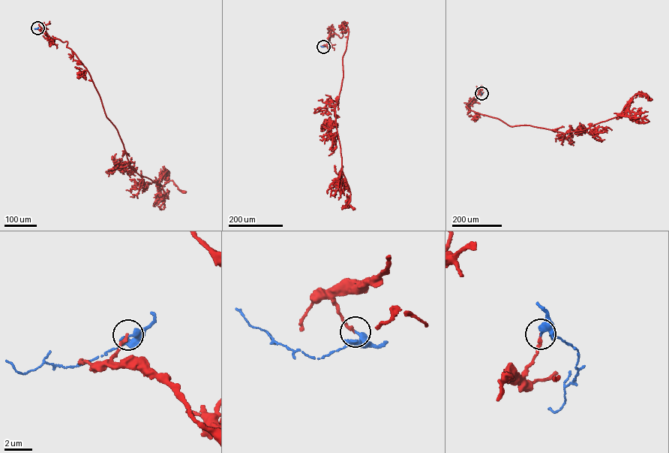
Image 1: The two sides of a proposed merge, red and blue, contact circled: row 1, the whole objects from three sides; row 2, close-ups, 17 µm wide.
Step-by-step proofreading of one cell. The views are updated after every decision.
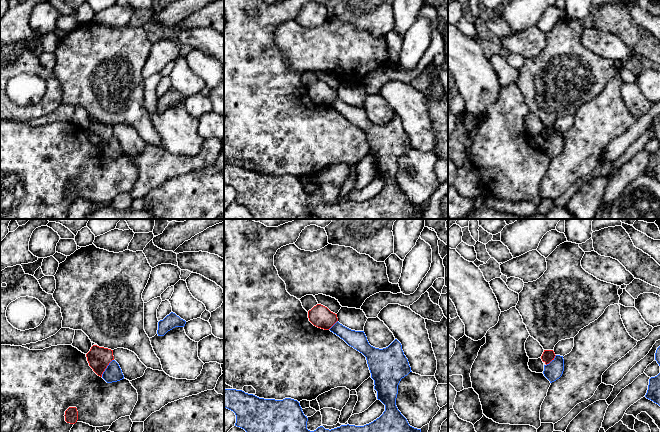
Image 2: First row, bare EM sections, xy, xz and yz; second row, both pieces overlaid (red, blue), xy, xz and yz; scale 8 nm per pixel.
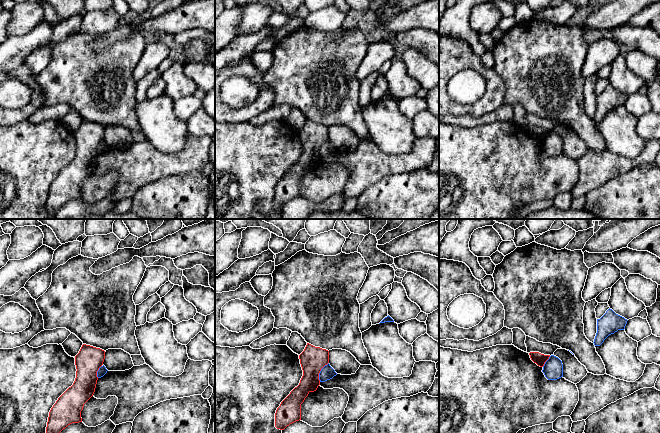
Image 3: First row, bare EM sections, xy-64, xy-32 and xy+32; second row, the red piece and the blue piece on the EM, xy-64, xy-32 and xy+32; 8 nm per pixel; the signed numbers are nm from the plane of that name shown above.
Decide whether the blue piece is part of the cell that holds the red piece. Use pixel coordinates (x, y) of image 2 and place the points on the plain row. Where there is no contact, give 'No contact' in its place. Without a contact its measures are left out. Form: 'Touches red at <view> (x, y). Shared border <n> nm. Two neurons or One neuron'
Touches red at xy (106, 143). Shared border 170 nm. Two neurons

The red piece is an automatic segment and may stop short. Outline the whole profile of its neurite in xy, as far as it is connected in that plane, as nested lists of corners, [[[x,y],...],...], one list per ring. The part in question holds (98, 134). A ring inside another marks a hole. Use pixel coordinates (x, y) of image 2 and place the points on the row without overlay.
[[[93,121],[90,127],[86,130],[89,142],[100,153],[109,141],[114,136],[113,126]]]

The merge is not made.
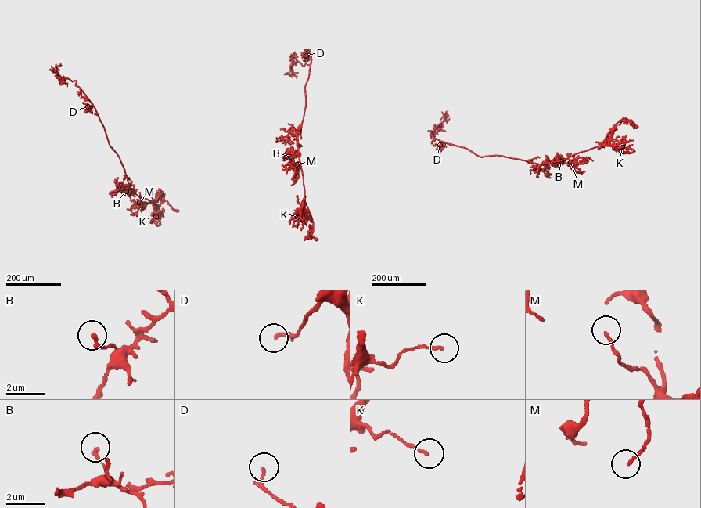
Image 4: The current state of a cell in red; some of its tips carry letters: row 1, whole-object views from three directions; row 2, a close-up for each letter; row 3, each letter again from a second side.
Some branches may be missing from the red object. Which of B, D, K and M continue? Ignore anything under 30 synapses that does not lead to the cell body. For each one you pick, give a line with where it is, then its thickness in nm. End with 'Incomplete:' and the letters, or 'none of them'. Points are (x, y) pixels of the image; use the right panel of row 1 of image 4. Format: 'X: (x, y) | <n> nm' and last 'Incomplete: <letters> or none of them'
Incomplete: none of them

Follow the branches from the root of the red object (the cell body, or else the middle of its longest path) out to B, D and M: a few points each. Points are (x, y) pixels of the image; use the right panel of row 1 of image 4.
B: (637, 126), (633, 127), (631, 120), (618, 122), (601, 145), (552, 162), (561, 161)
D: (637, 126), (618, 122), (601, 145), (540, 164), (440, 145)
M: (637, 126), (633, 127), (631, 120), (618, 122), (601, 145), (569, 157), (570, 162)

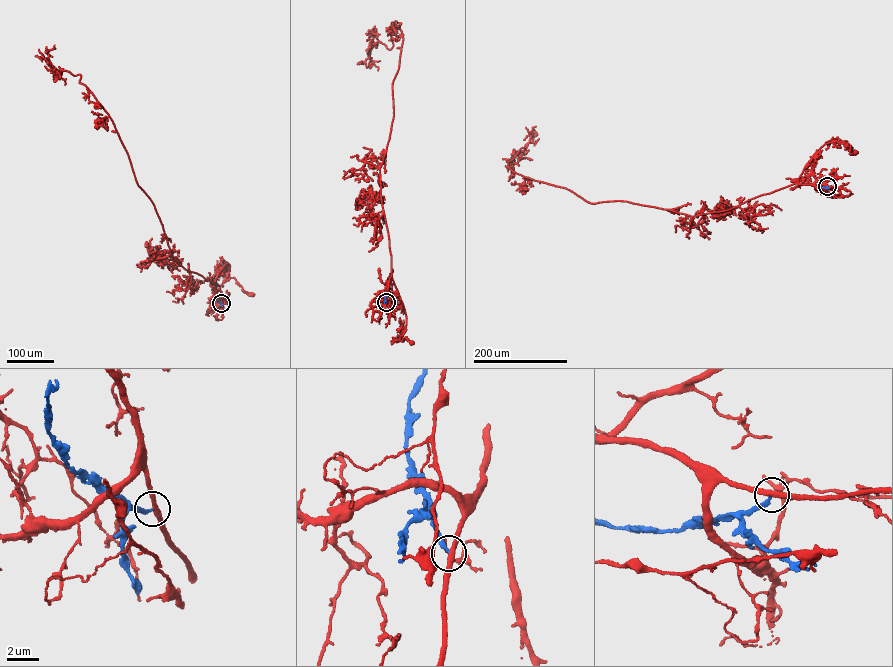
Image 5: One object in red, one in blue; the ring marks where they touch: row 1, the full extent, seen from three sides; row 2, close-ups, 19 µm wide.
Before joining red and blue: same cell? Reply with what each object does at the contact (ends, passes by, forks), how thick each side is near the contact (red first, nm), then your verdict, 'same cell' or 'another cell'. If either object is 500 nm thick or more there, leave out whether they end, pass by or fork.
red passes by; blue ends; calibres 320 and 180 nm; another cell

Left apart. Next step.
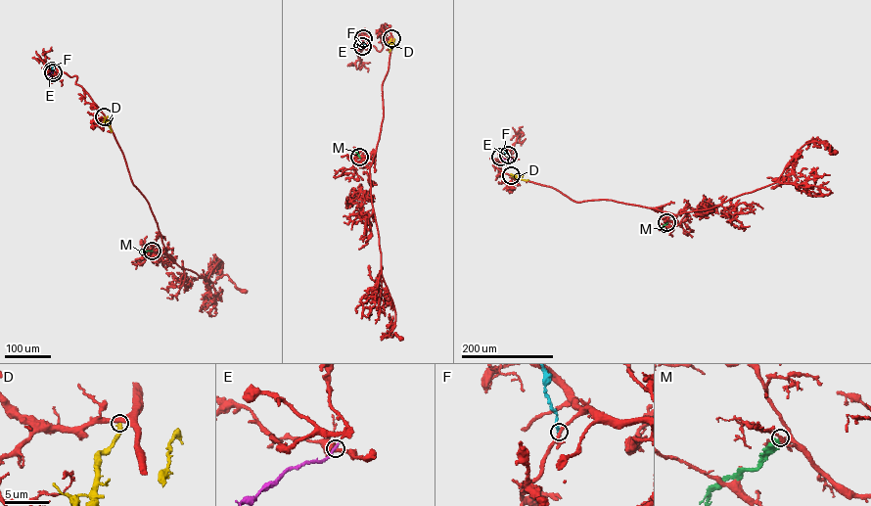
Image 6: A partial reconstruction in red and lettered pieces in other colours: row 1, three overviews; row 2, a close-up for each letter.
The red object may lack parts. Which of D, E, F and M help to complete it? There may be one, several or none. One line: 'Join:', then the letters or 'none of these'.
Join: none of these

